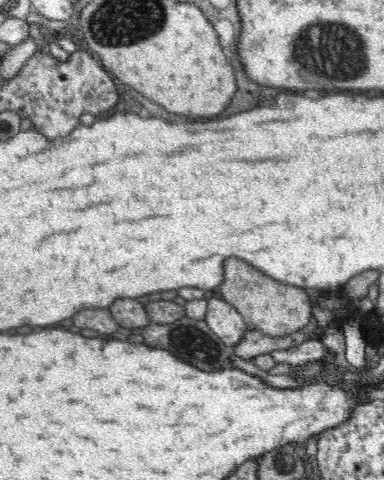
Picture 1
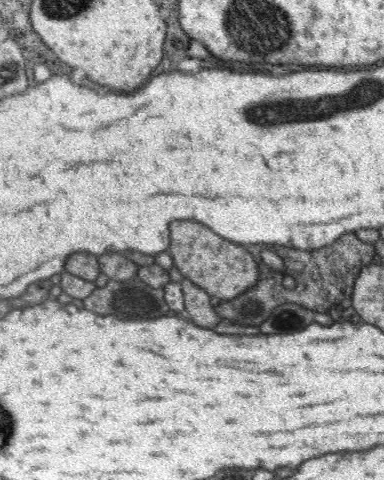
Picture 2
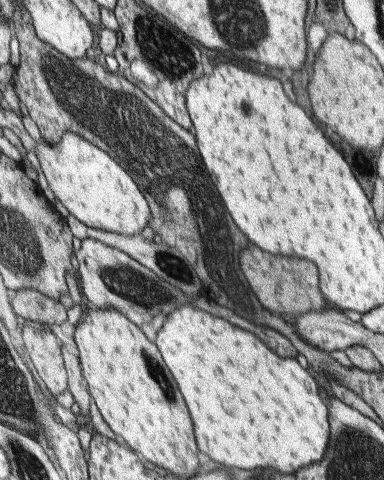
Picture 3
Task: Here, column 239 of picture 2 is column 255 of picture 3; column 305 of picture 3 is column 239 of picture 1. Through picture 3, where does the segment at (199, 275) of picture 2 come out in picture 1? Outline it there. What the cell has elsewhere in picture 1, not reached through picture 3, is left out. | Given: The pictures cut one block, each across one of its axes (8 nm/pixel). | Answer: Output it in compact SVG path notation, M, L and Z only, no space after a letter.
M228 258L224 262L224 282L220 286L220 292L228 304L236 306L236 310L244 316L246 322L254 324L256 330L272 338L300 332L310 324L312 318L314 304L310 302L312 298L308 296L308 292L266 276L262 270L250 266L246 260Z

